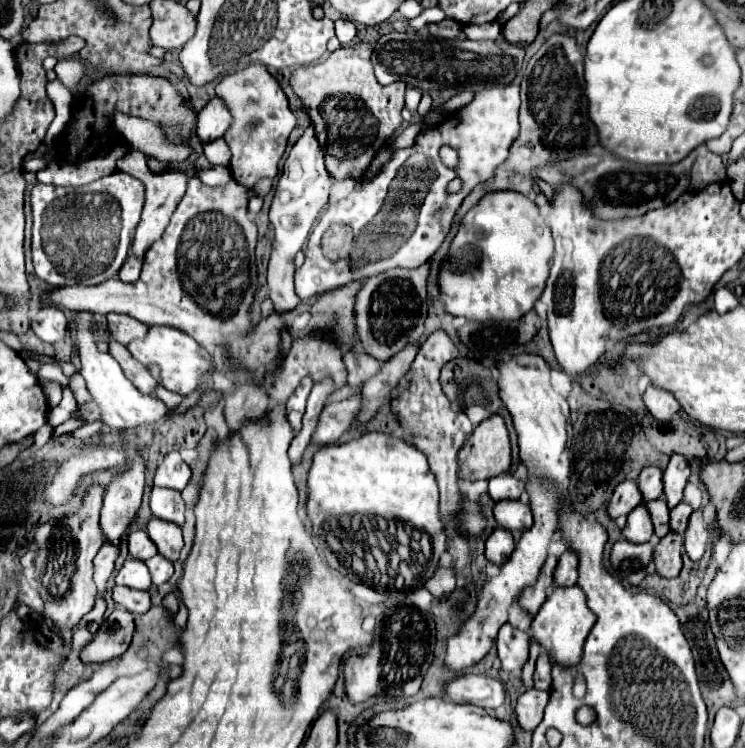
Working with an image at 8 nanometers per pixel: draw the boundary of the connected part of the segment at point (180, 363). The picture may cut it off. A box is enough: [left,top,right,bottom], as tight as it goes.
[128,326,212,394]

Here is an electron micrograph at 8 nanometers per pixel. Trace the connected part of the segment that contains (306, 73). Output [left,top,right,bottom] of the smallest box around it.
[290,44,406,180]

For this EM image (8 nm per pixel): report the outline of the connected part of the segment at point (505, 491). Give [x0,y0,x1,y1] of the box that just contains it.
[488,474,524,502]

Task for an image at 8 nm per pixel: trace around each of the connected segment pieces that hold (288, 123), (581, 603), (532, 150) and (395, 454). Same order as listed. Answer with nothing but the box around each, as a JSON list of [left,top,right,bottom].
[[216,64,296,188],[532,586,596,668],[452,34,598,234],[306,432,446,556]]

